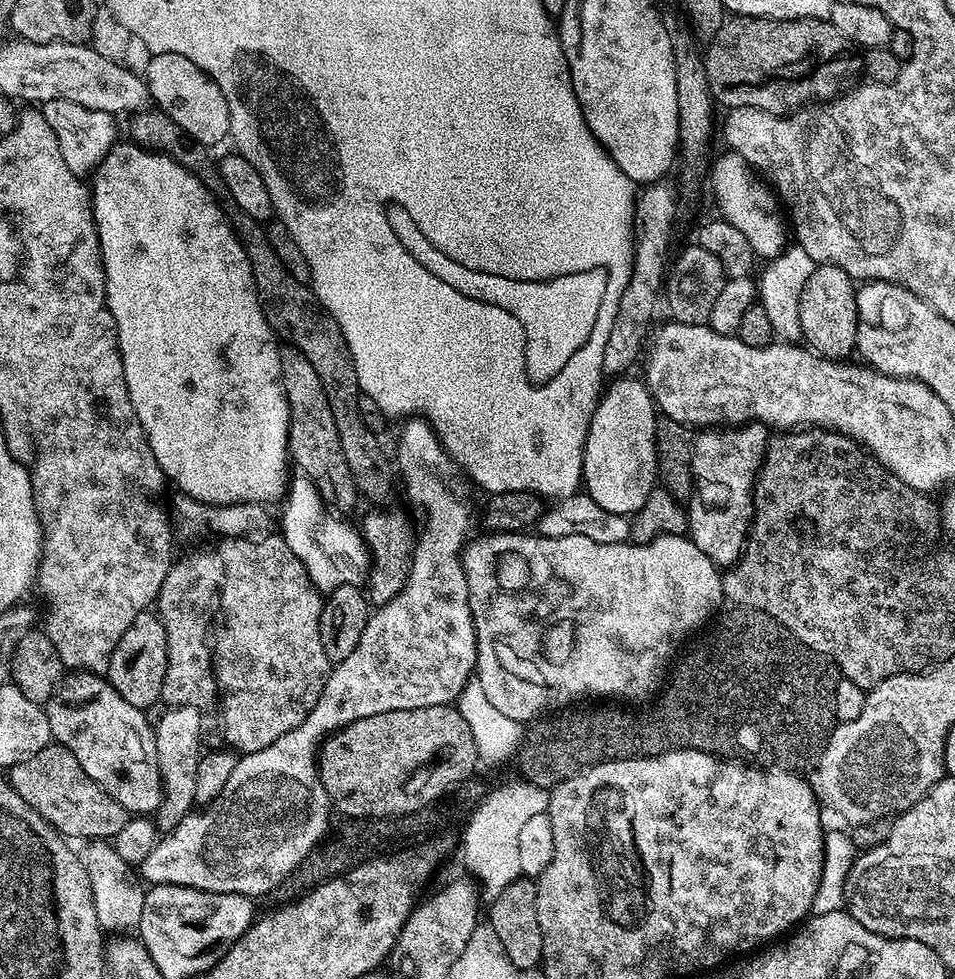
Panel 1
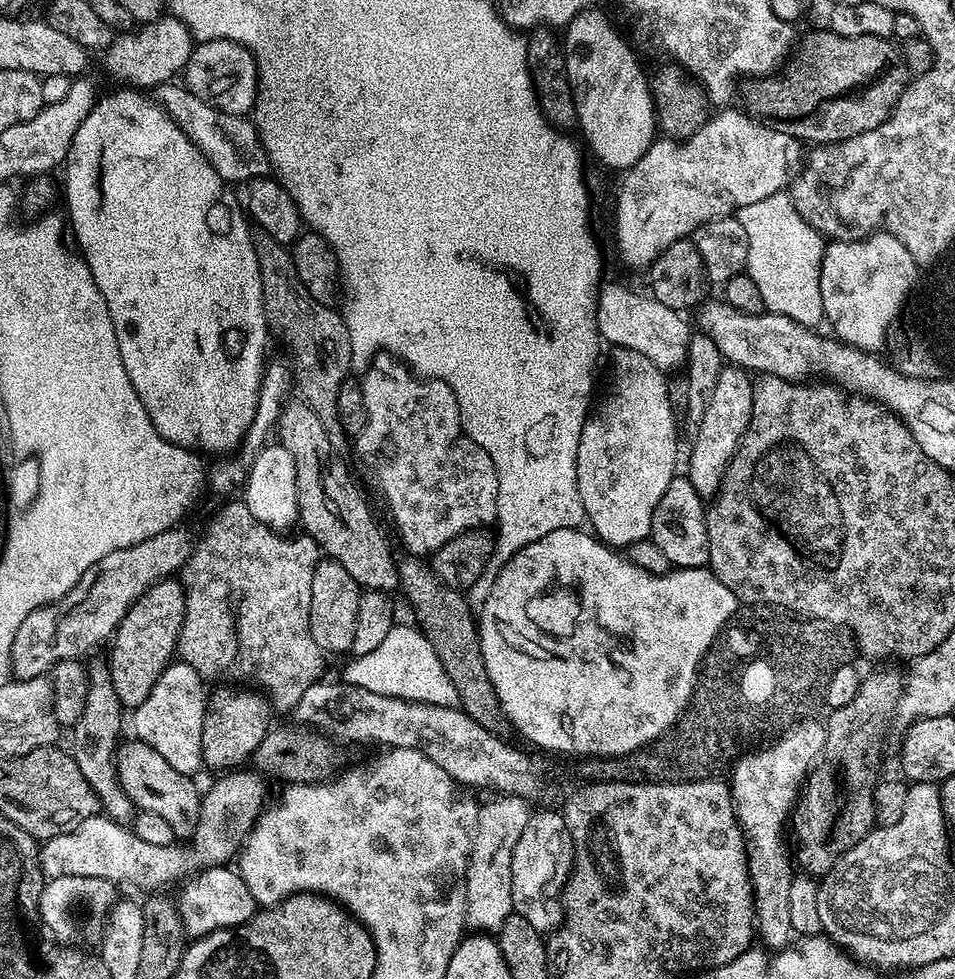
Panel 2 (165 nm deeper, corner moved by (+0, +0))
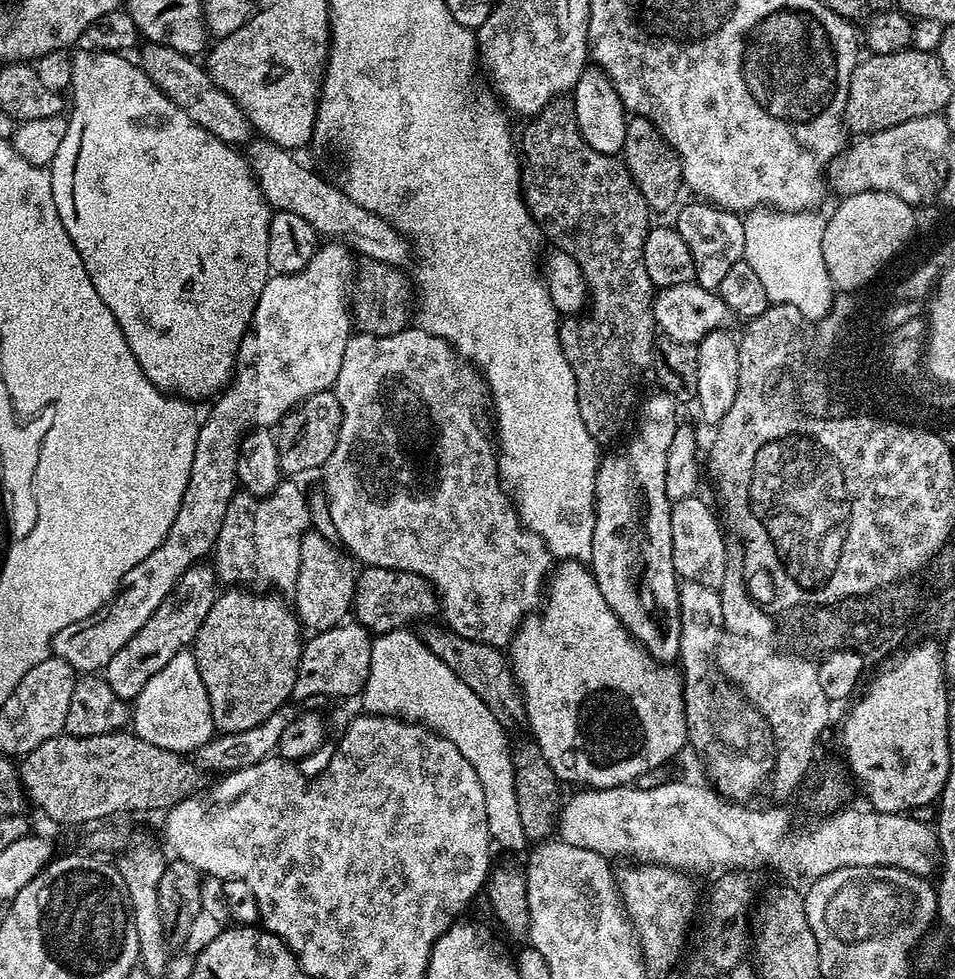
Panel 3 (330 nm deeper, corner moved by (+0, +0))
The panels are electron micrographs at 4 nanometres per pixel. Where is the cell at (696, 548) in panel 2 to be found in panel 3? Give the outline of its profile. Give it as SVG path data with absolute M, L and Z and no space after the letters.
M699 495L687 496L675 501L670 514L670 538L674 550L674 566L680 580L698 582L707 588L719 589L726 578L730 561L724 545L724 532L712 513L712 508Z

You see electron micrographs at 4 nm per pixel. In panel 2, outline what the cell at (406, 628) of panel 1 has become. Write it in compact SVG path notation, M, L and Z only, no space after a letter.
M377 354L363 376L359 383L365 398L366 424L354 440L356 460L364 471L363 483L368 483L384 499L392 524L410 547L411 555L427 557L446 546L450 538L495 525L498 474L490 454L464 433L454 390L441 380L417 376L403 360L387 354Z

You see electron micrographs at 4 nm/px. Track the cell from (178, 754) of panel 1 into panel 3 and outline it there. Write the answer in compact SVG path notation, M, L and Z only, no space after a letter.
M191 650L174 654L174 658L170 658L170 662L166 662L166 666L142 686L142 694L136 696L130 708L130 728L143 741L181 754L195 753L197 748L212 739L216 727L210 714L210 694L206 694L206 686L202 686L202 674L198 674L198 662Z

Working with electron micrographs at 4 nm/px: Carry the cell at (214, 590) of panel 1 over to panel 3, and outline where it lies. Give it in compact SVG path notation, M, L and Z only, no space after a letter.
M292 478L281 479L280 485L268 496L252 496L240 490L232 497L214 549L216 578L221 585L241 584L252 590L295 593L298 562L302 562L302 538L312 523L308 496L295 482Z

